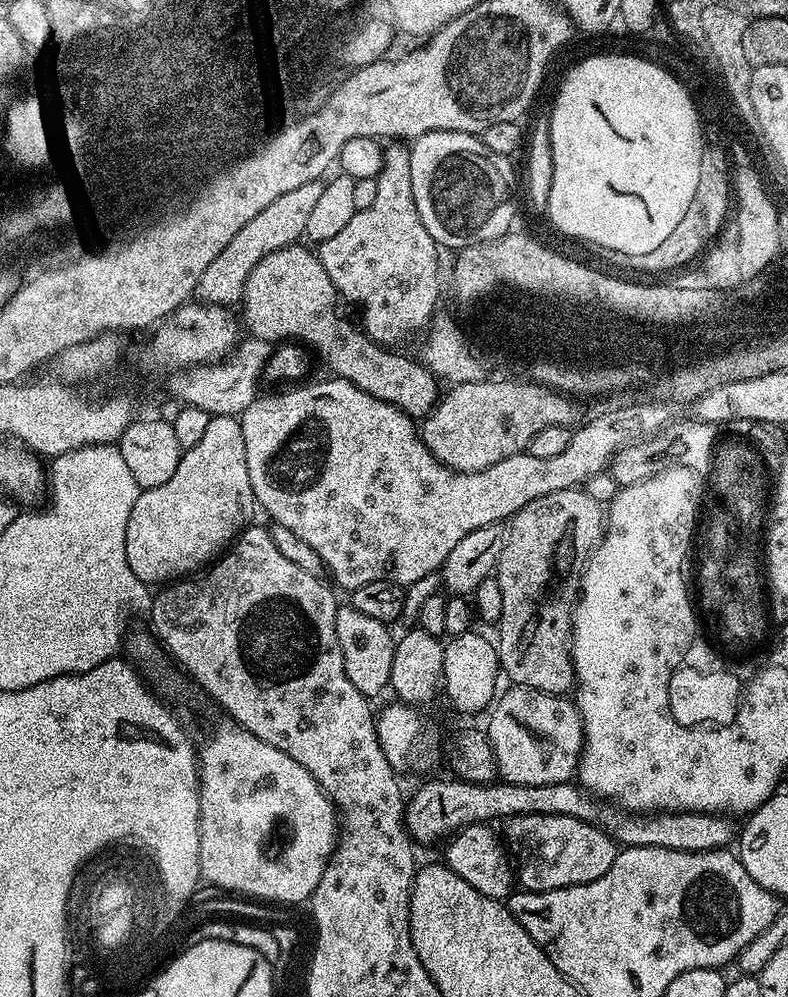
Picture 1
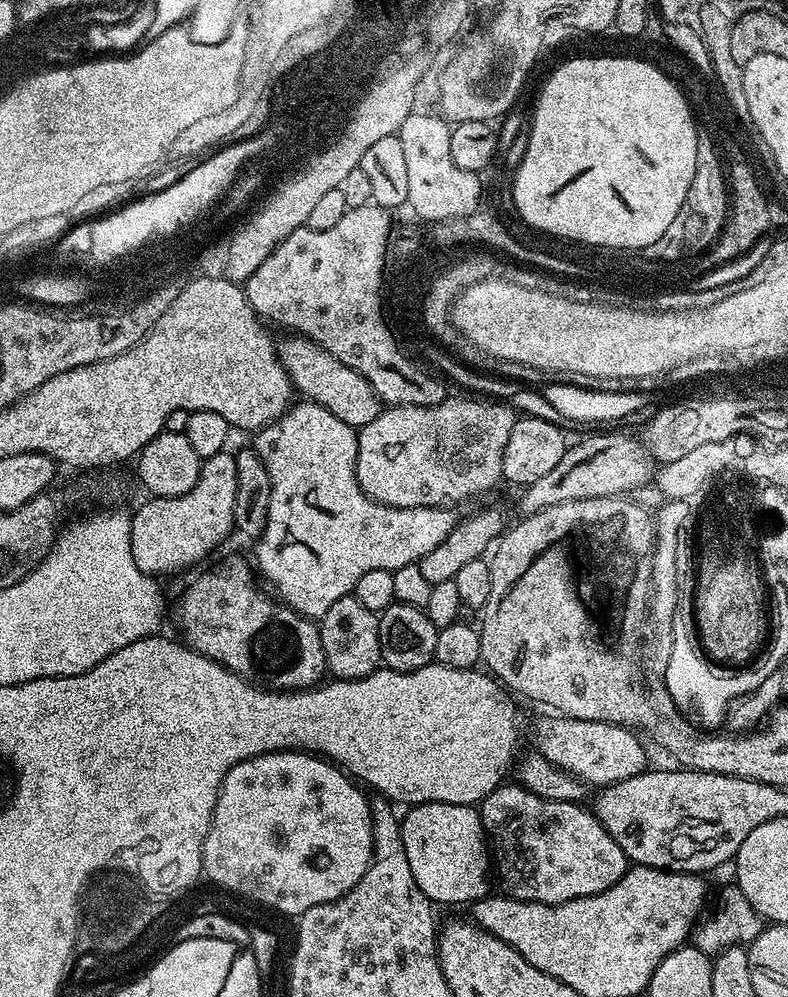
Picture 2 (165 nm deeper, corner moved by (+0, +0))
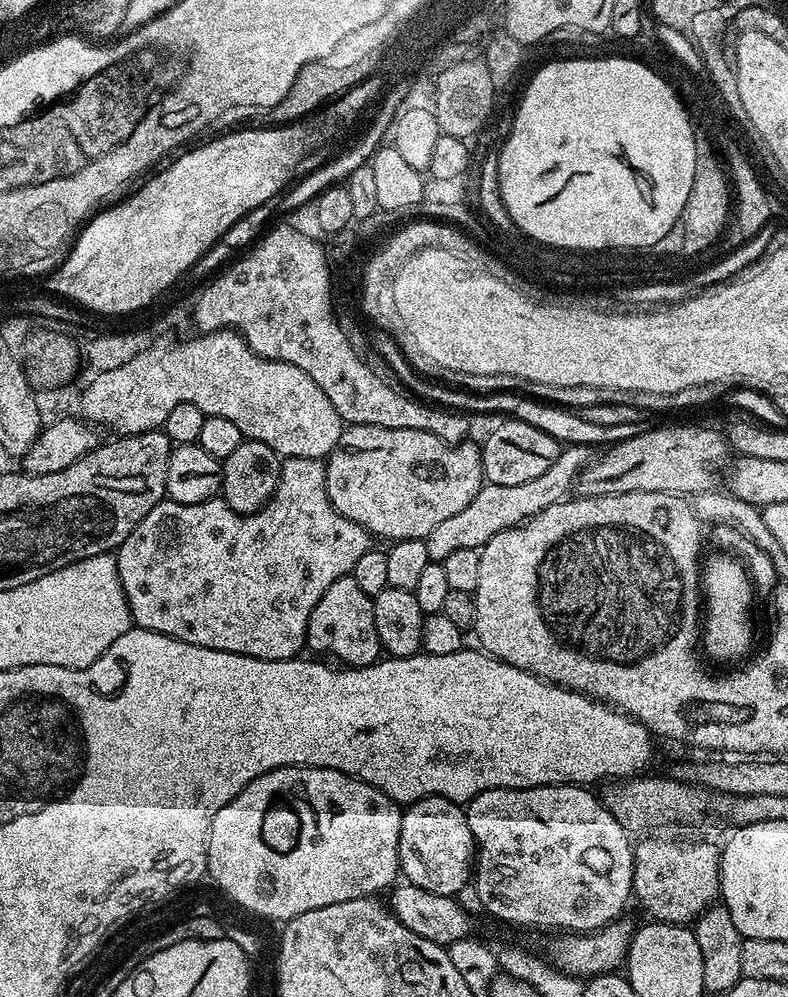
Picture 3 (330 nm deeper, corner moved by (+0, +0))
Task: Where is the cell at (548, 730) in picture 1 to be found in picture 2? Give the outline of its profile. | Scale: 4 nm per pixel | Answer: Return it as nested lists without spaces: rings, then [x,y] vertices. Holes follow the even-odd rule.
[[[552,719],[556,720],[540,720],[537,722],[535,747],[554,766],[566,770],[572,776],[577,776],[579,780],[590,786],[622,782],[626,778],[634,778],[634,774],[642,774],[649,767],[648,752],[644,749],[643,742],[636,737],[639,735],[631,728],[625,728],[622,724],[590,722],[589,720]]]

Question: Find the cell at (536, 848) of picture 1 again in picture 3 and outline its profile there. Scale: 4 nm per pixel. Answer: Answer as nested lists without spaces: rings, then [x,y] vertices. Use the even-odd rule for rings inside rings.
[[[547,784],[541,788],[495,788],[486,790],[475,796],[466,805],[466,815],[470,834],[476,843],[476,854],[474,857],[474,885],[481,899],[481,906],[485,913],[489,912],[496,920],[504,924],[517,924],[520,928],[564,928],[568,934],[583,934],[585,932],[597,932],[598,929],[606,927],[613,920],[621,919],[625,915],[624,907],[628,900],[633,899],[632,875],[634,874],[634,862],[632,853],[634,851],[633,841],[622,826],[600,803],[600,797],[595,791],[579,784]]]

